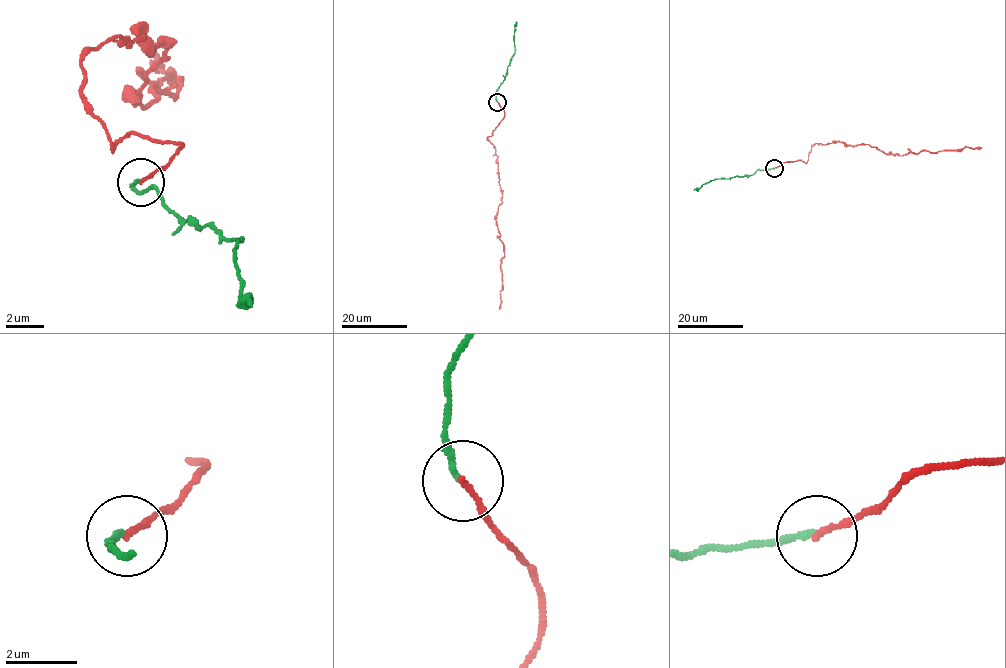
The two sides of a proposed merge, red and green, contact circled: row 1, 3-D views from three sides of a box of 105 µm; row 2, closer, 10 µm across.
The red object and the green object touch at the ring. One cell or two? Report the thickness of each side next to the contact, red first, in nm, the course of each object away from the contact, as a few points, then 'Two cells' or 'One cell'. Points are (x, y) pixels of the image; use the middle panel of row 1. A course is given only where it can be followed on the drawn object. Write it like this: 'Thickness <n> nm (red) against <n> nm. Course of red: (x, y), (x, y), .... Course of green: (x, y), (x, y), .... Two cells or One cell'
Thickness 140 nm (red) against 160 nm. Course of red: (497, 101), (504, 110), (504, 117), (487, 139), (497, 156), (502, 196), (496, 216), (504, 250), (499, 309). Course of green: (497, 101), (496, 91), (504, 80), (515, 52), (516, 22). One cell

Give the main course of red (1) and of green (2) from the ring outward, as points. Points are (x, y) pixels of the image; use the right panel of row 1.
1: (773, 169), (782, 163), (806, 163), (811, 147), (816, 143), (868, 144), (899, 155), (922, 151), (981, 147)
2: (773, 169), (710, 180), (694, 190)

